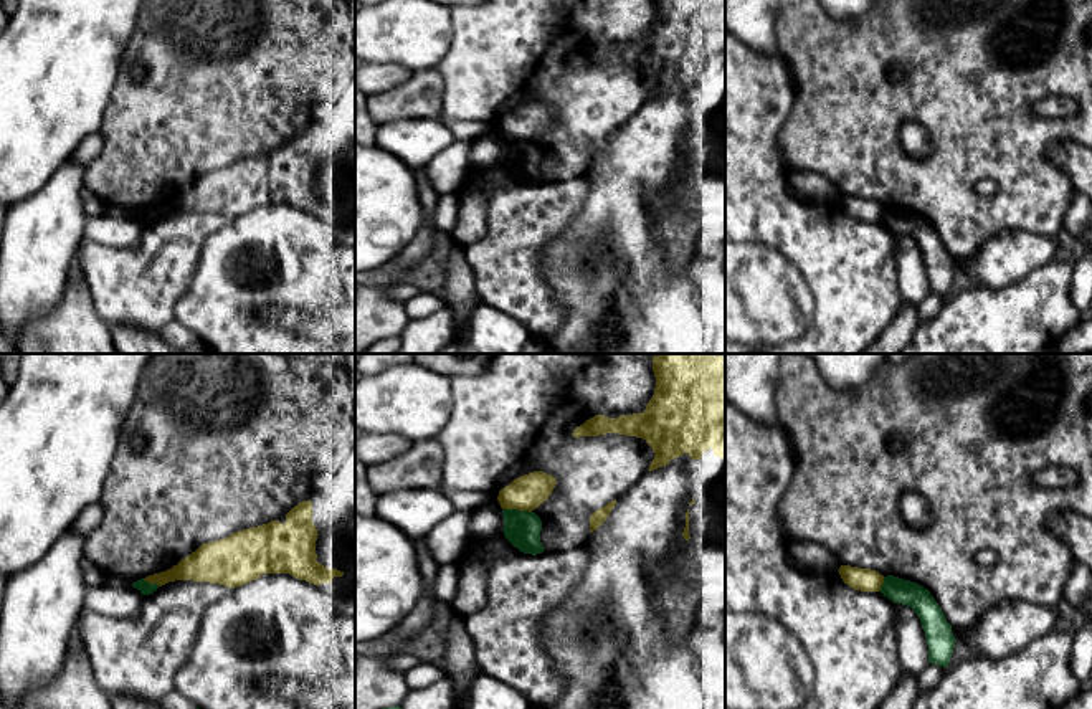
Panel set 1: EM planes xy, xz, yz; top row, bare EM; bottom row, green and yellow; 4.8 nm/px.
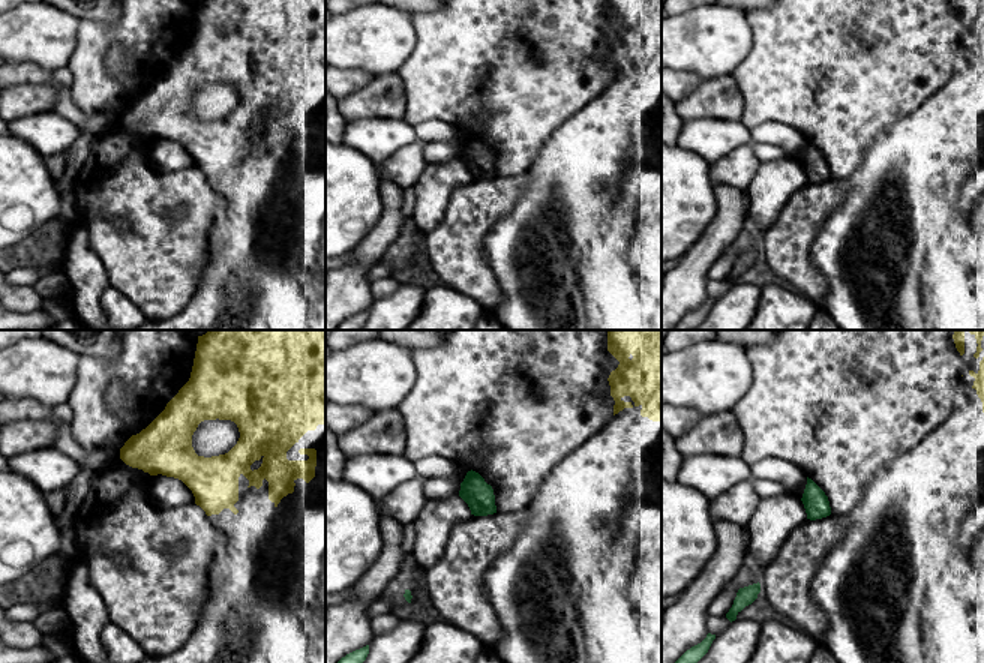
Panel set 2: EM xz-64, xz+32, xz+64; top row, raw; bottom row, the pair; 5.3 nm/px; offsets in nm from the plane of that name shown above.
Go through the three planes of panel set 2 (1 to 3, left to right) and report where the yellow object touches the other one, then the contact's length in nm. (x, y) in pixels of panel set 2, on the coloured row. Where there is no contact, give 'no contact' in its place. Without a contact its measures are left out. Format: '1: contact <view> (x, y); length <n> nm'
1: no contact
2: no contact
3: no contact

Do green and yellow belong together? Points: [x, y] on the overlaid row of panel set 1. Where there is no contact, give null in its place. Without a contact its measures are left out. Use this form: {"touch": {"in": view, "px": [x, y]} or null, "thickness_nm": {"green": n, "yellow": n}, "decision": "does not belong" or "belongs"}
{"touch": {"in": "xz", "px": [516, 509]}, "thickness_nm": {"green": 180, "yellow": 170}, "decision": "does not belong"}

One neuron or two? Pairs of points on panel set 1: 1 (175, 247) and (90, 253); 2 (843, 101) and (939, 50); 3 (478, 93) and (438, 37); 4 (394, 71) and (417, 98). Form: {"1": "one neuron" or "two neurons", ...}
{"1": "one neuron", "2": "one neuron", "3": "two neurons", "4": "two neurons"}

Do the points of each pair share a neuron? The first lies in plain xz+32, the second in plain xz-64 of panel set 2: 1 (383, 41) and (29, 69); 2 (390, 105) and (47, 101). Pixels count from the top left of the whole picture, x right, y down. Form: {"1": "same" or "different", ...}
{"1": "different", "2": "same"}

